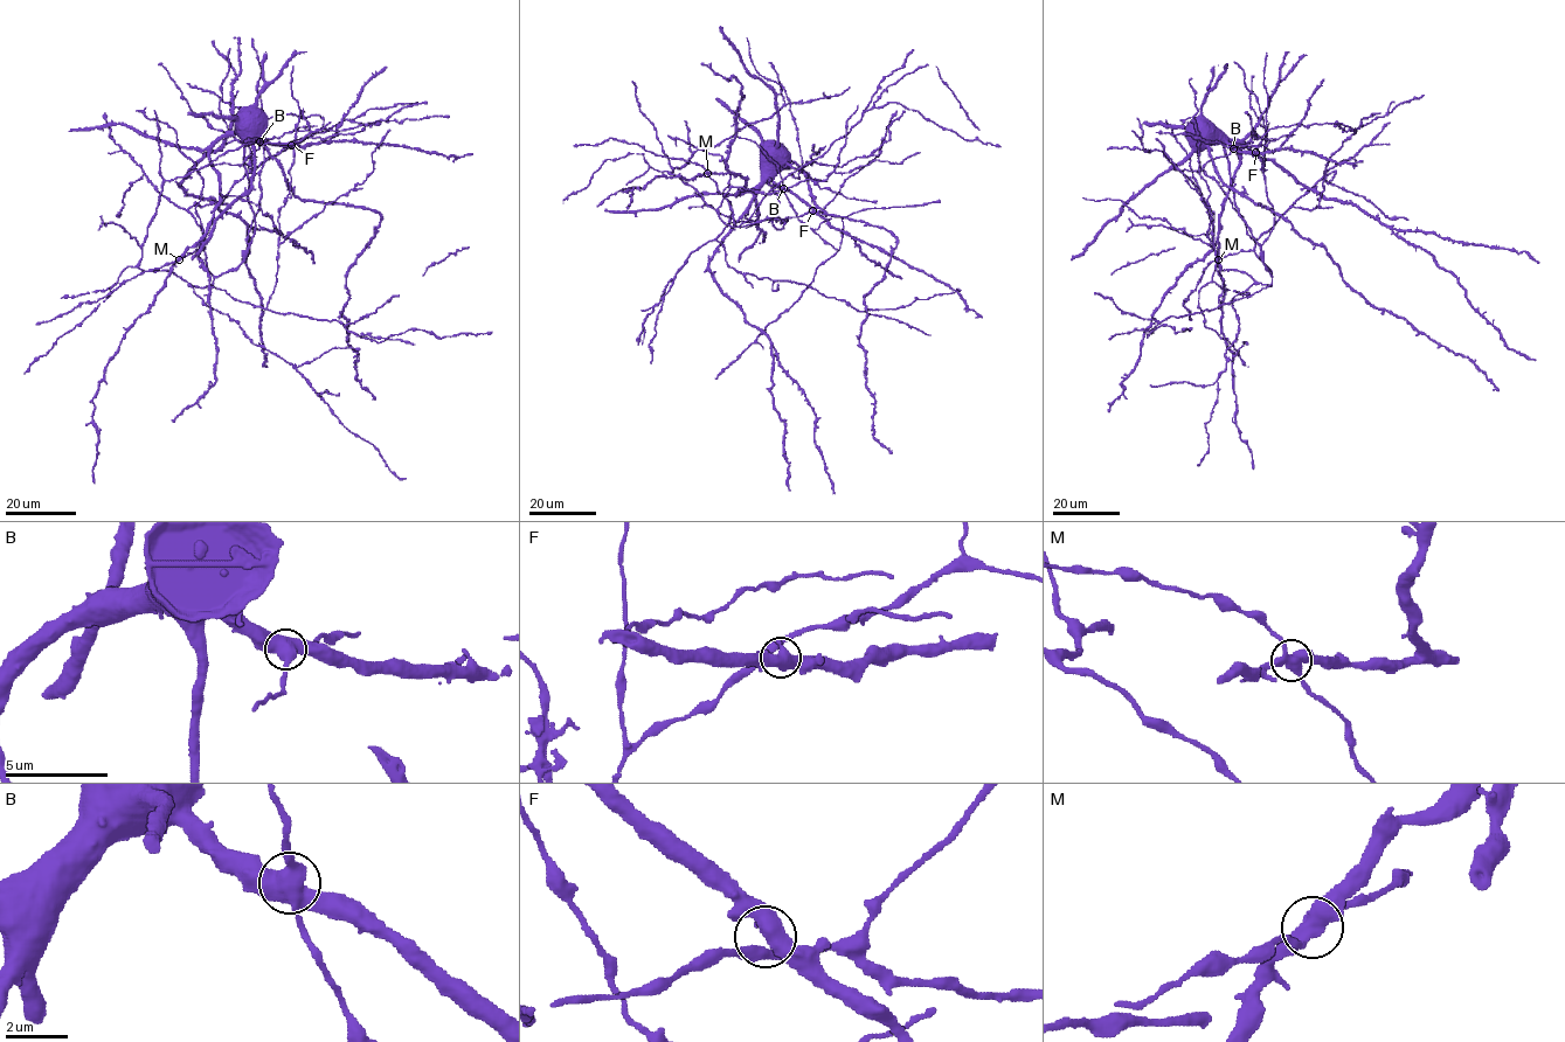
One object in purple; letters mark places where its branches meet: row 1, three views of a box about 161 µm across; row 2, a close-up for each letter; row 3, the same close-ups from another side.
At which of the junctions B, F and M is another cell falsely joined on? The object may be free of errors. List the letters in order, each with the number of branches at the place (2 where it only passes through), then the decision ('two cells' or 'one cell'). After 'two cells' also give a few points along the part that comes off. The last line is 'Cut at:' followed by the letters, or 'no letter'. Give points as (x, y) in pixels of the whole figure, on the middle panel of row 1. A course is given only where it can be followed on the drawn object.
B: branches 4; one cell
F: branches 4; one cell
M: branches 4; one cell
Cut at: no letter

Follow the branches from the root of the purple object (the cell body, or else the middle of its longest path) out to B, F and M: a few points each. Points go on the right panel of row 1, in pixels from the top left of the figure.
B: (1198, 130), (1219, 134), (1233, 148)
F: (1198, 130), (1219, 134), (1239, 151), (1255, 152)
M: (1198, 130), (1231, 140), (1240, 159), (1219, 214), (1218, 259)

